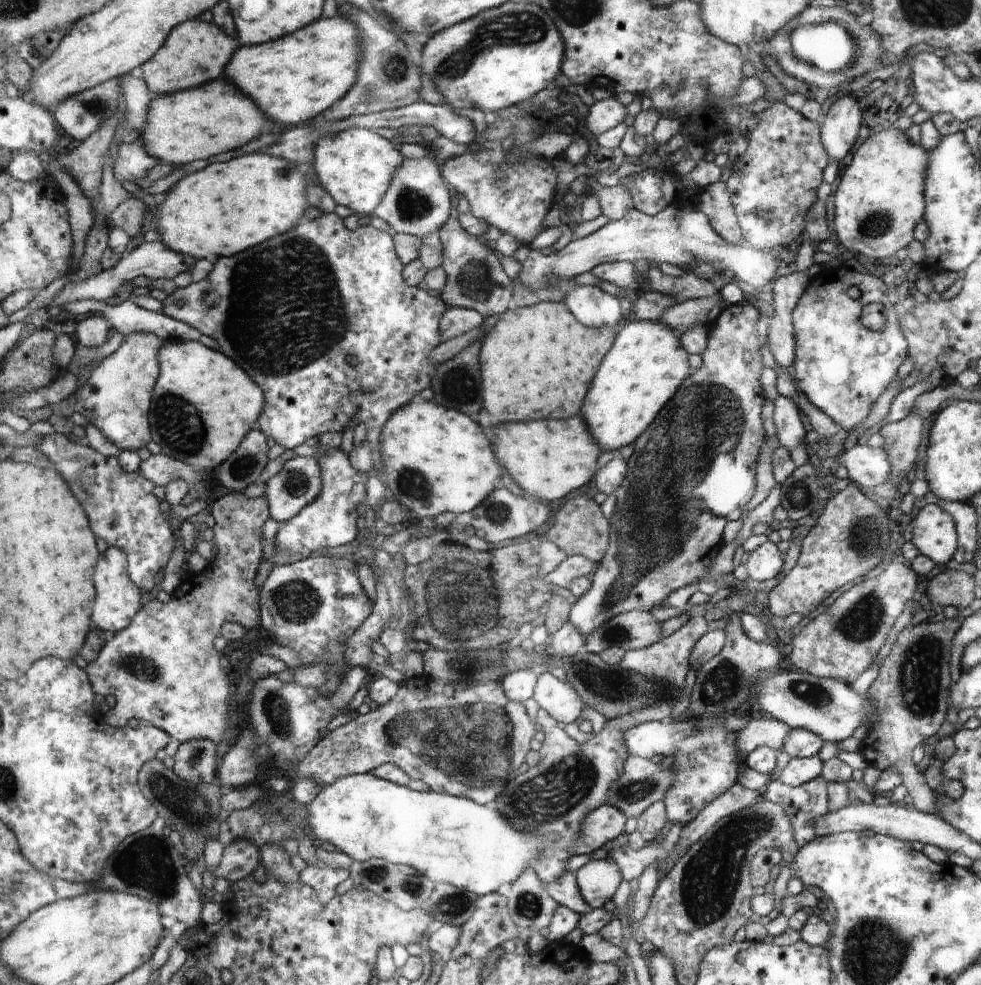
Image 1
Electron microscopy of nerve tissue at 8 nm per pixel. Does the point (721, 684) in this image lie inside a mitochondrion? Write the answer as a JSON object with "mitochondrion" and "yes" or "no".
{"mitochondrion":"yes"}

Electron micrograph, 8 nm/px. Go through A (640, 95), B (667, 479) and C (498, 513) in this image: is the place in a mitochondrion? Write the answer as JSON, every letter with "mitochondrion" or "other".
{"A":"other","B":"mitochondrion","C":"mitochondrion"}

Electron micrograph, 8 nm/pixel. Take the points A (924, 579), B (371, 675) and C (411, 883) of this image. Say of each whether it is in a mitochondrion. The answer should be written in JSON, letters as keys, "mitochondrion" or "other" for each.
{"A":"other","B":"other","C":"mitochondrion"}

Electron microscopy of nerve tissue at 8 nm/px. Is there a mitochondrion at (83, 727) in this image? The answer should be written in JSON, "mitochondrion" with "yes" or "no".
{"mitochondrion":"no"}

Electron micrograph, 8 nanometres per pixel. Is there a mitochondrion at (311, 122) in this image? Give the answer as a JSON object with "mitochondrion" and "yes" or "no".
{"mitochondrion":"no"}

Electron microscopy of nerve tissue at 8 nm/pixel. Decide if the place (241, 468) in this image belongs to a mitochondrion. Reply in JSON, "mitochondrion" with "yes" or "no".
{"mitochondrion":"yes"}

